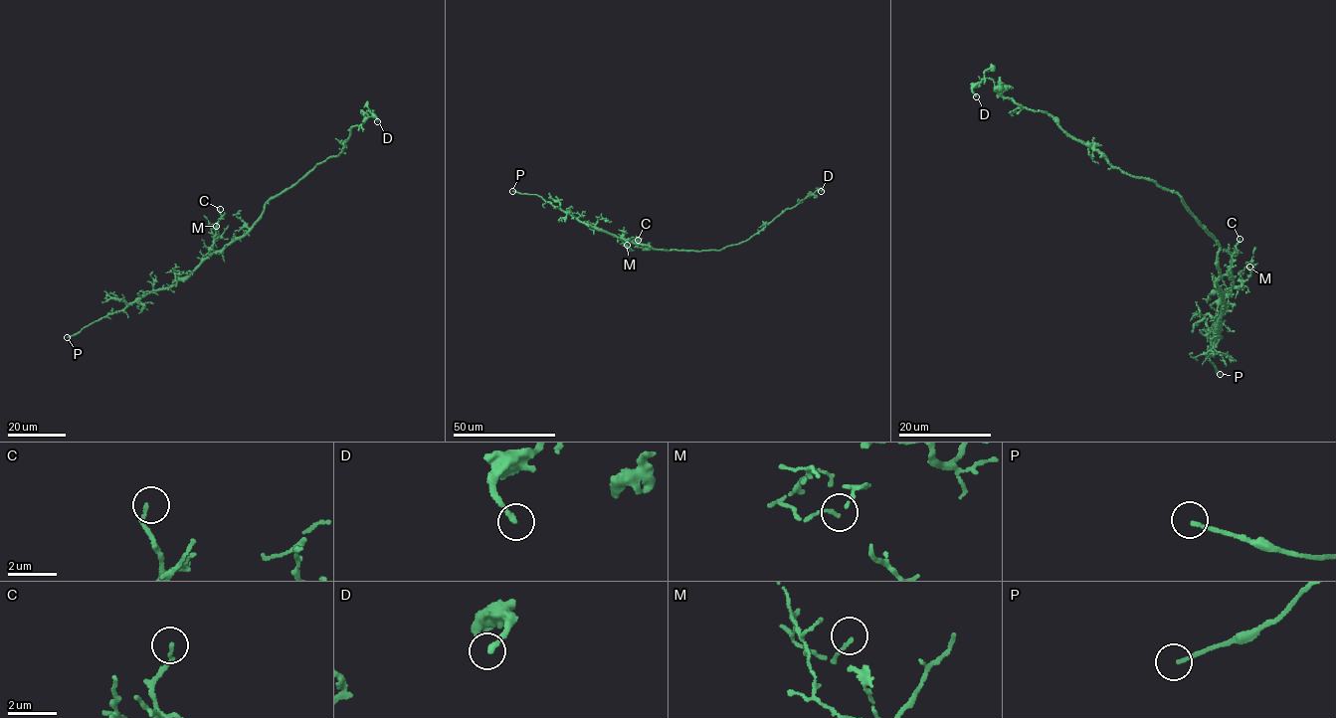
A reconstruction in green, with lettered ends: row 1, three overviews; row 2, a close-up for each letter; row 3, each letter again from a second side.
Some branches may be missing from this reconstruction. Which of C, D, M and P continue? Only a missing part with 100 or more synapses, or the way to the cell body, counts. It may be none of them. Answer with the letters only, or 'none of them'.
P

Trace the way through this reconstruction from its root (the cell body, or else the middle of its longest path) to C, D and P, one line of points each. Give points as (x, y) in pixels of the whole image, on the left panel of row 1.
C: (267, 203), (253, 227), (219, 251), (213, 250), (213, 246), (216, 223), (221, 217), (220, 209)
D: (267, 203), (293, 186), (316, 164), (337, 156), (352, 127), (361, 124), (368, 110), (375, 114), (377, 121)
P: (267, 203), (253, 227), (216, 251), (184, 277), (167, 287), (151, 290), (120, 310), (67, 337)

